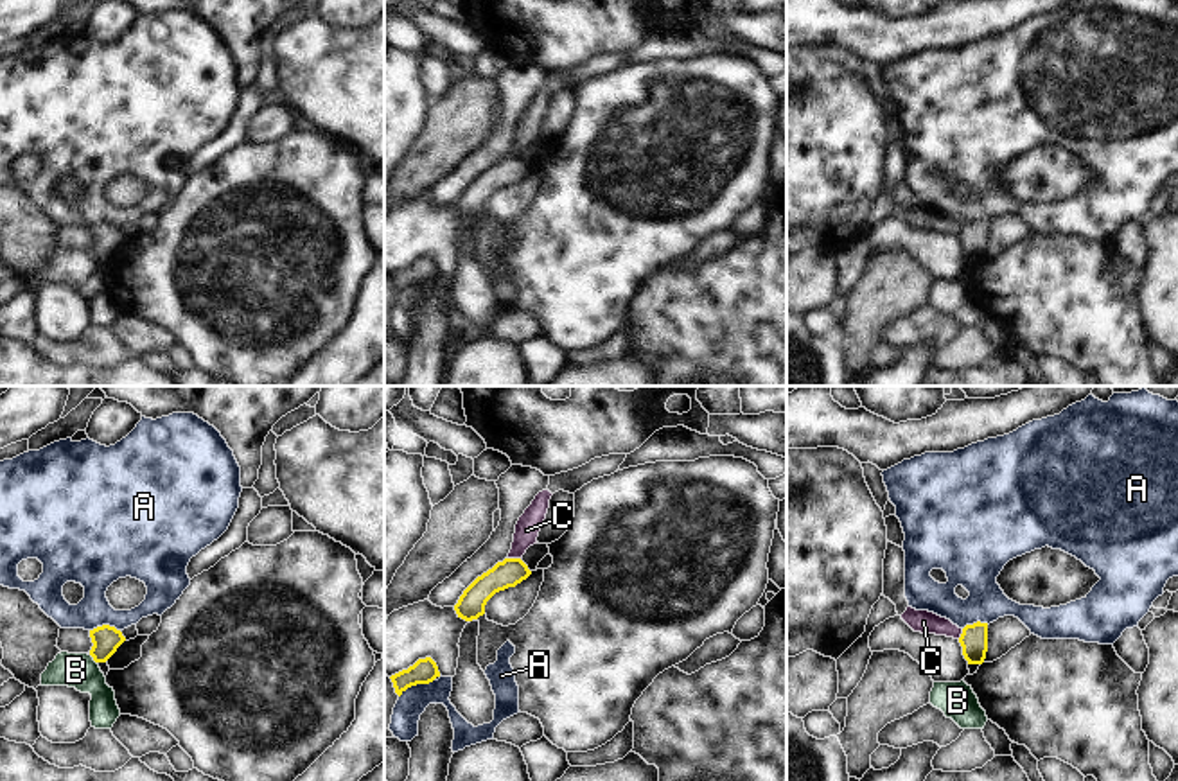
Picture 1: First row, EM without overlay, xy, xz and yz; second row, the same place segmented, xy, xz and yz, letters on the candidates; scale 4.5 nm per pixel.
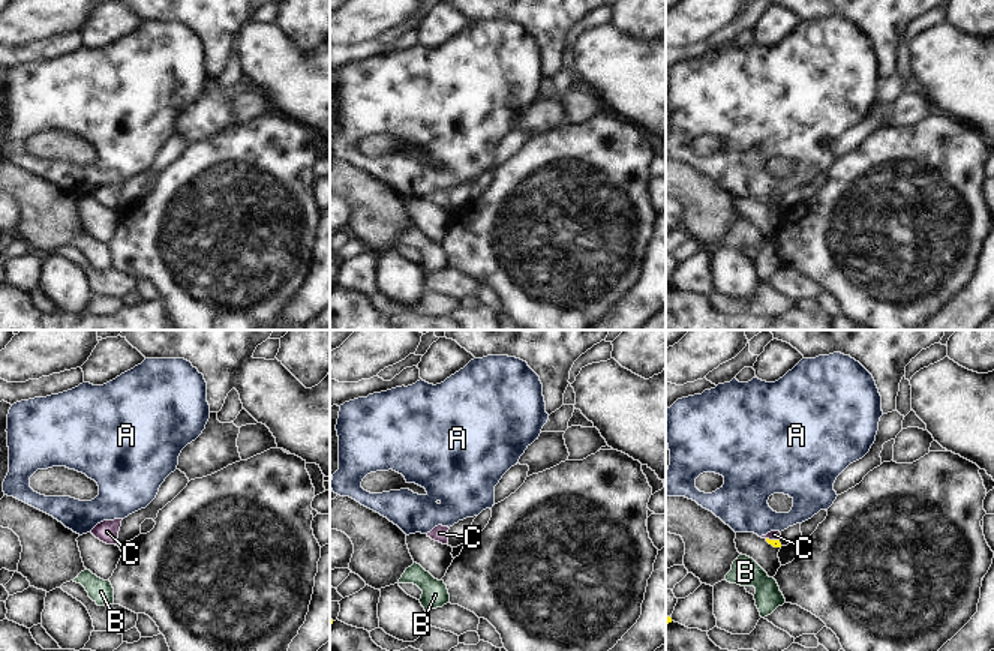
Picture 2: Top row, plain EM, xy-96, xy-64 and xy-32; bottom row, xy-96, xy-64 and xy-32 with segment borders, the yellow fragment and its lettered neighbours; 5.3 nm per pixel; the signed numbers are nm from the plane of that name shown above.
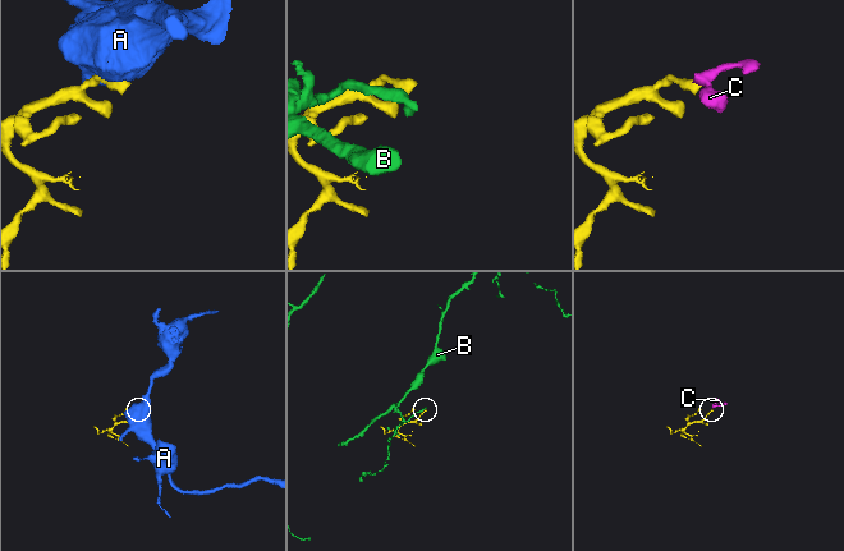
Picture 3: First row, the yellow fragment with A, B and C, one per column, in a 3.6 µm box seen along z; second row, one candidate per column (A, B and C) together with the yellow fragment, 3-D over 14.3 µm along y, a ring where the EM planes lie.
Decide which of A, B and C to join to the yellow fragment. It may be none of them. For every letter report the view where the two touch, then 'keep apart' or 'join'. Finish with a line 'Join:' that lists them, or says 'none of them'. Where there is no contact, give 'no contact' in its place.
A: xz | keep apart
B: xy | keep apart
C: xz | keep apart
Join: none of them

